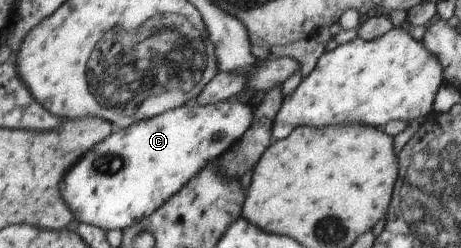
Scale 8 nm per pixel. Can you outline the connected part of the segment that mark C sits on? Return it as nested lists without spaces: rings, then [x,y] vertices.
[[[229,99],[212,105],[185,103],[153,118],[134,122],[126,129],[115,130],[88,150],[67,172],[61,188],[64,201],[80,223],[107,231],[114,228],[123,230],[140,218],[153,214],[197,173],[209,164],[215,164],[248,131],[254,119],[254,110],[255,106],[241,100]]]

